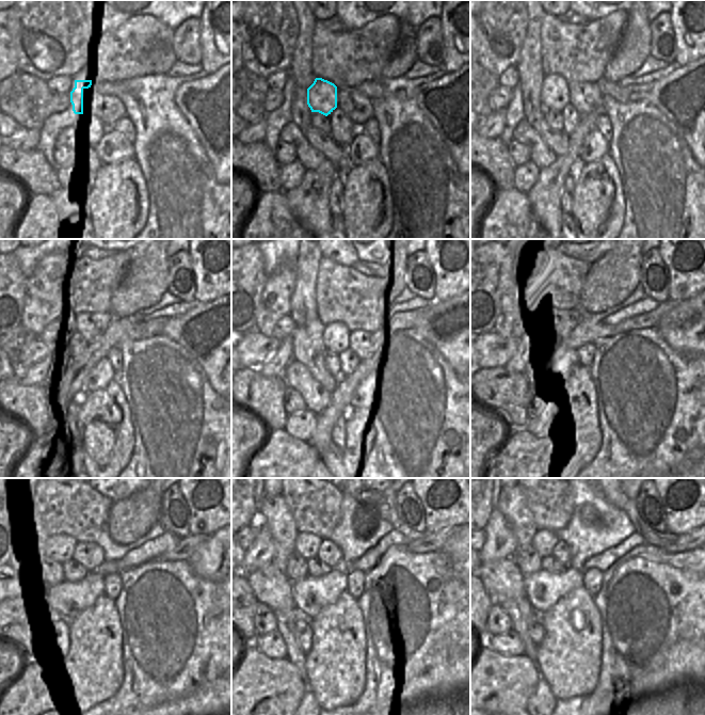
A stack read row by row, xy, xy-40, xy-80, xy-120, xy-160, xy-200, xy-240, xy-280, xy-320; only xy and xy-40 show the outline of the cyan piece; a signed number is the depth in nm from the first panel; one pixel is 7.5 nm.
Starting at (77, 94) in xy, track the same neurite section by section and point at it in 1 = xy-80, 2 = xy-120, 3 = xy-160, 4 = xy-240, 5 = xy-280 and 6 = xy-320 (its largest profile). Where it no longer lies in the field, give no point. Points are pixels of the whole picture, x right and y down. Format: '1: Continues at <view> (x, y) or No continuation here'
1: Continues at xy-80 (555, 90)
2: Continues at xy-120 (79, 329)
3: Continues at xy-160 (316, 327)
4: Continues at xy-240 (64, 545)
5: Continues at xy-280 (306, 544)
6: Continues at xy-320 (544, 541)

